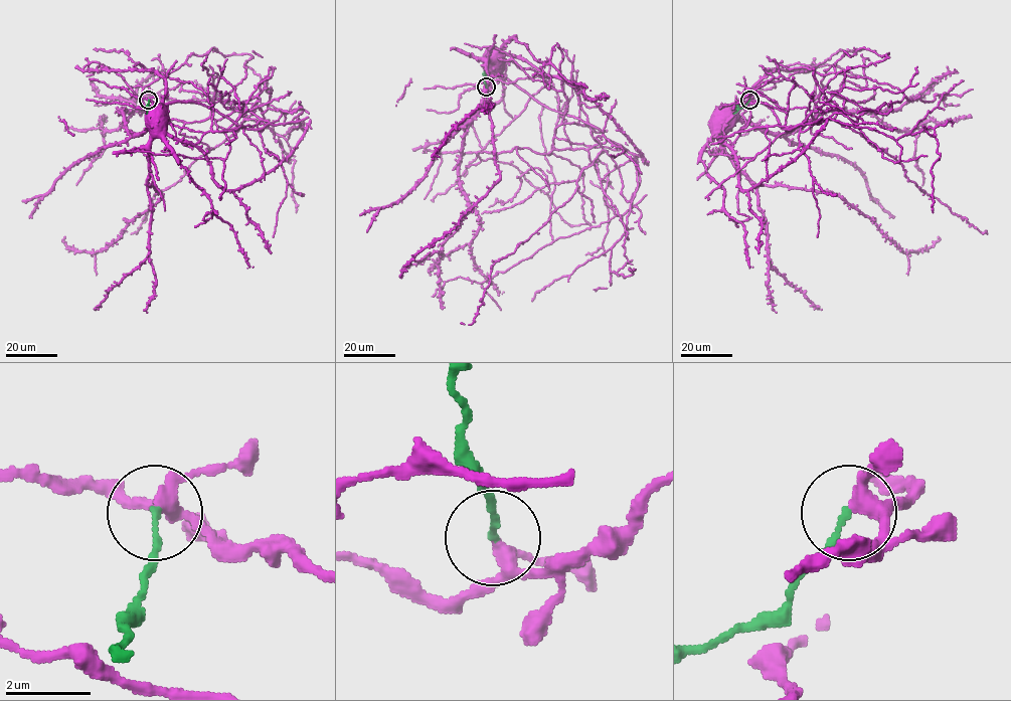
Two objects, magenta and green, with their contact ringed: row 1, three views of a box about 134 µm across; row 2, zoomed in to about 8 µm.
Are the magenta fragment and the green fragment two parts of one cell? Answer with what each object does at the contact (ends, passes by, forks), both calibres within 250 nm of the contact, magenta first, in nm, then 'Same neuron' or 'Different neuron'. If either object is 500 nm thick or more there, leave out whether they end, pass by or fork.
At the ring magenta forks. At the ring green ends. Thickness 240 nm (magenta) against 140 nm. Different neuron

